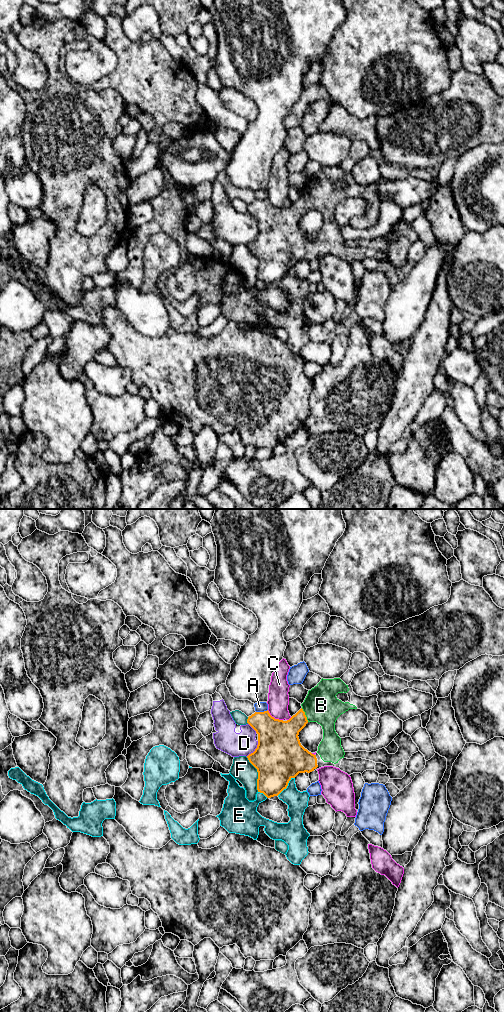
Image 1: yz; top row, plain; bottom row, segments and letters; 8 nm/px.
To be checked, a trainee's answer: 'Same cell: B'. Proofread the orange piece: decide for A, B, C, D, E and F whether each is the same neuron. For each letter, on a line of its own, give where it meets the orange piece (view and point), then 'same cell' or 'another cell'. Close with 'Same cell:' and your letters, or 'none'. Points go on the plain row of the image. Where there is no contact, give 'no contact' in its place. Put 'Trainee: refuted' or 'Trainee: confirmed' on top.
Trainee: confirmed
A: meets orange in yz at (261, 200); another cell
B: meets orange in yz at (305, 203); same cell
C: meets orange in yz at (273, 205); another cell
D: meets orange in yz at (255, 238); another cell
E: meets orange in yz at (287, 273); another cell
F: meets orange in yz at (258, 262); another cell
Same cell: B

